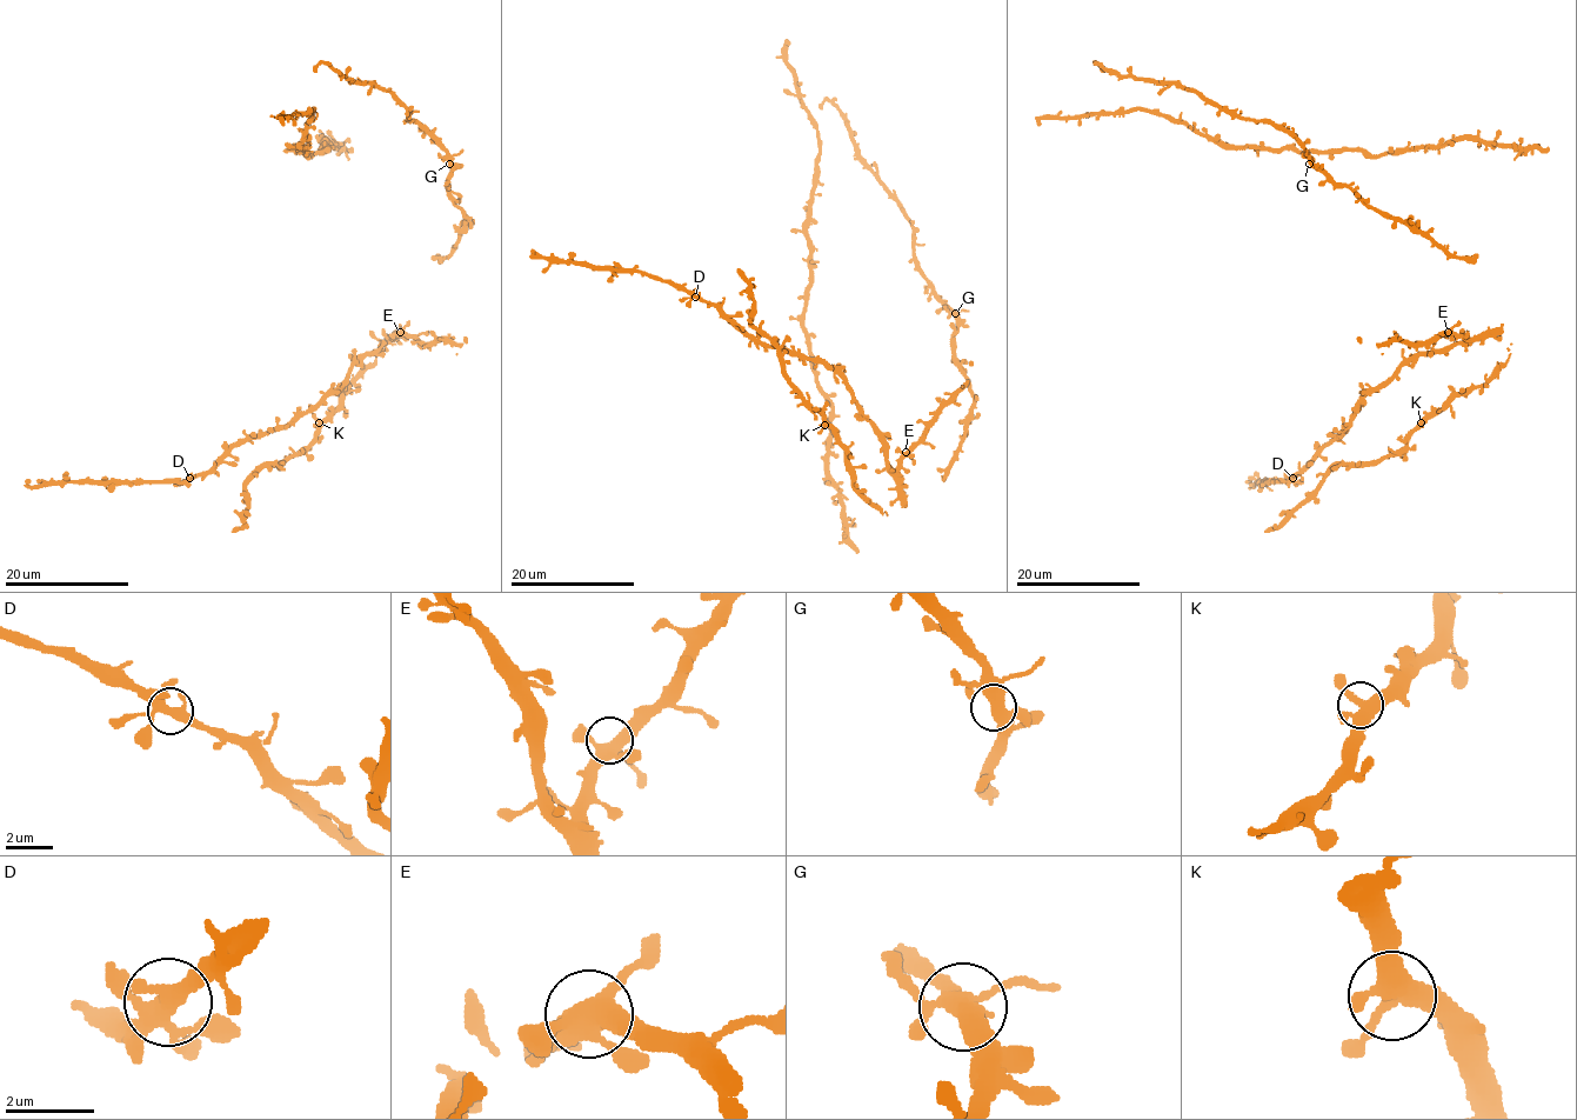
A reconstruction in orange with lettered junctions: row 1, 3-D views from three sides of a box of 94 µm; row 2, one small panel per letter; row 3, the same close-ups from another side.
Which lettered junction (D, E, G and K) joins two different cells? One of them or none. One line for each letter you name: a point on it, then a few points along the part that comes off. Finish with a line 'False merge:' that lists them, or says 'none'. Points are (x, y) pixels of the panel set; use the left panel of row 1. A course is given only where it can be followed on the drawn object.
False merge: none

